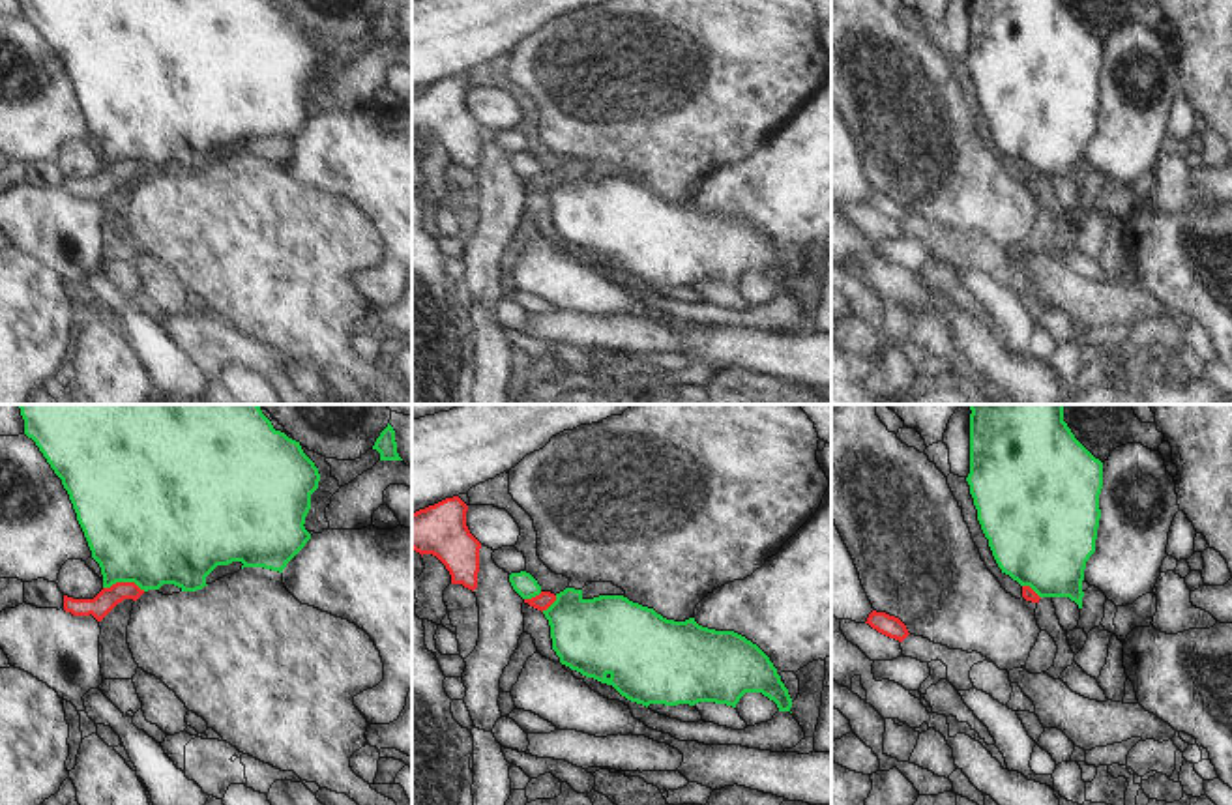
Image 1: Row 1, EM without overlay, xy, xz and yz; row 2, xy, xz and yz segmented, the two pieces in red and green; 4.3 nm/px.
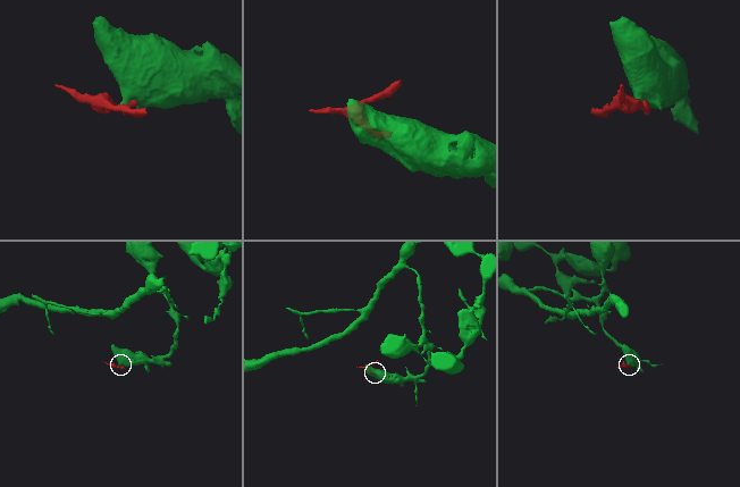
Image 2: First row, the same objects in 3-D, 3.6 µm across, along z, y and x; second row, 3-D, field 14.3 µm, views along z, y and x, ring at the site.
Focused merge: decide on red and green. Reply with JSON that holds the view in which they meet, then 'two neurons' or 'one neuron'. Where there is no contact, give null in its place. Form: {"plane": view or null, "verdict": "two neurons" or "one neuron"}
{"plane": "xy", "verdict": "two neurons"}

